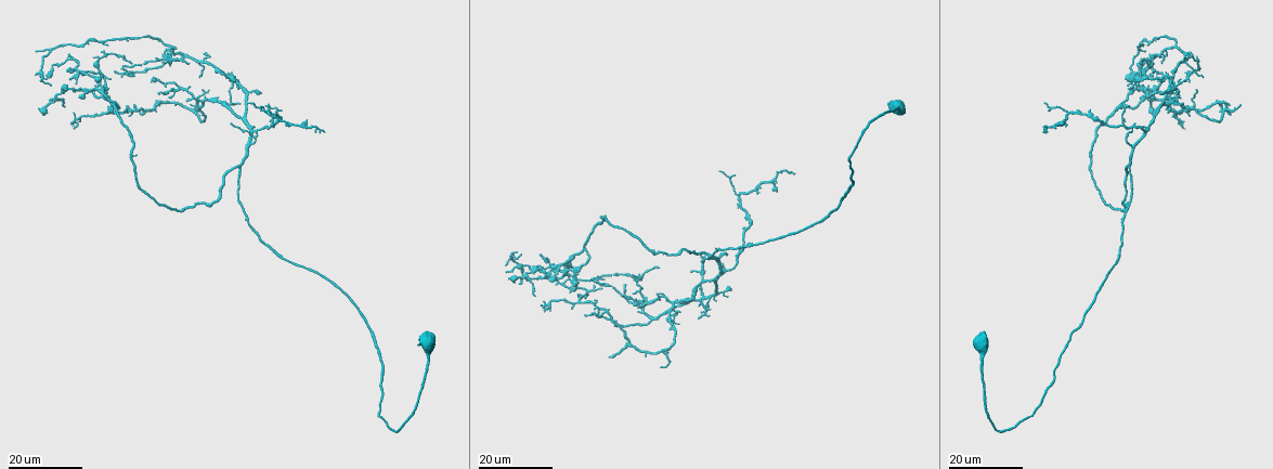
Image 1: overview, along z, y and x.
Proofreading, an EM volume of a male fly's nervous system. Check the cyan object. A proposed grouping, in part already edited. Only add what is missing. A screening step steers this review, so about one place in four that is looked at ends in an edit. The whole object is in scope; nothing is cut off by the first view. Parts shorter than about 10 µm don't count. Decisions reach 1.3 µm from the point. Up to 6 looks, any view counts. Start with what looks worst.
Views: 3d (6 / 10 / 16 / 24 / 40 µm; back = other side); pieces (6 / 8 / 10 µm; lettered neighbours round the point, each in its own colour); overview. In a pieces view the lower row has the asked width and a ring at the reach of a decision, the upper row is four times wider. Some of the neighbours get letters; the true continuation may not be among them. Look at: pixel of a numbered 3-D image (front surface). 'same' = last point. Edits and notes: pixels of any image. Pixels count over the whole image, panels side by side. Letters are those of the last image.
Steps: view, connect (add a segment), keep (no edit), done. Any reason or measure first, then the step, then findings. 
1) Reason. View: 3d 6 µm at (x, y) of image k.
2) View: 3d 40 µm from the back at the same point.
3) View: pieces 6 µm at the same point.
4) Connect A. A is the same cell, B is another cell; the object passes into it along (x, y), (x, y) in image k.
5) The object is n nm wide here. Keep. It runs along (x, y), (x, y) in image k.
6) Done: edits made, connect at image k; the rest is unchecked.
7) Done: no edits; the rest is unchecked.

Free end. View: 3d 16 µm at (1128, 82) of image 1.

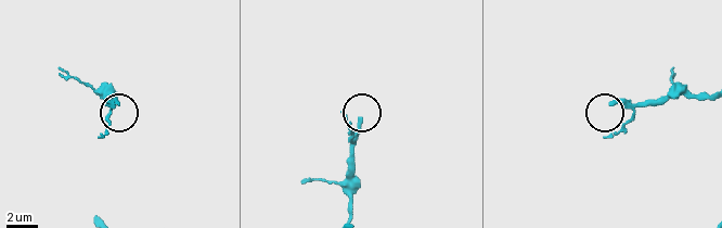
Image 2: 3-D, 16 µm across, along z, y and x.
What lies round it. View: pieces 10 µm at (116, 104) of image 2.

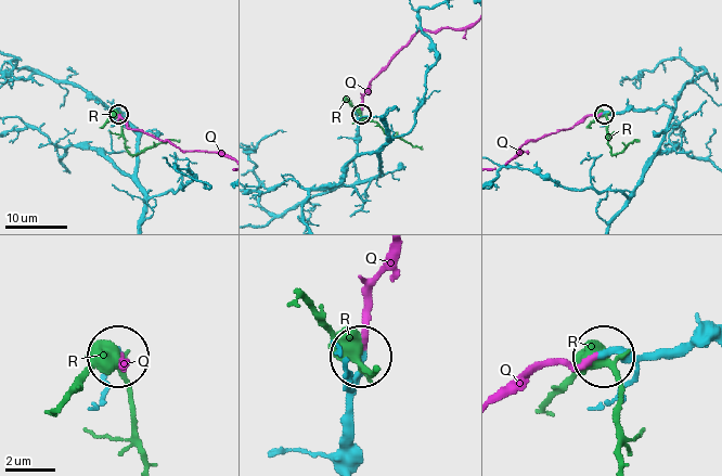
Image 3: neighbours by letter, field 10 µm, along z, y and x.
Connect Q. Q is the same cell, R is another cell; the object passes into it along (665, 348), (592, 354), (568, 367), (530, 367), (505, 385) in image 3; the neuron continues.

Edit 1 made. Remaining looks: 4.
View: overview.

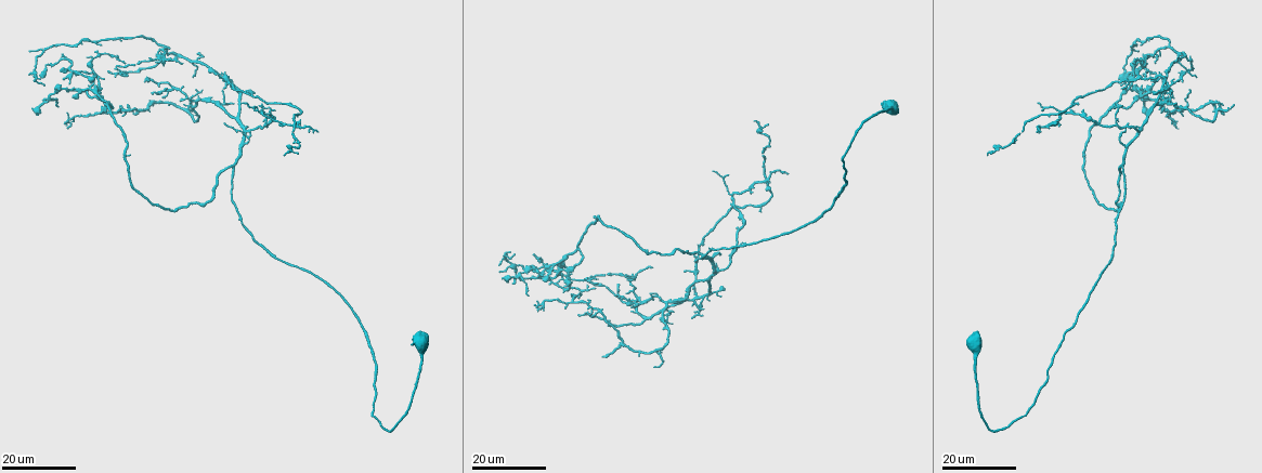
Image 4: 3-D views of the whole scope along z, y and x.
Free end. View: 3d 24 µm at (93, 51) of image 4.

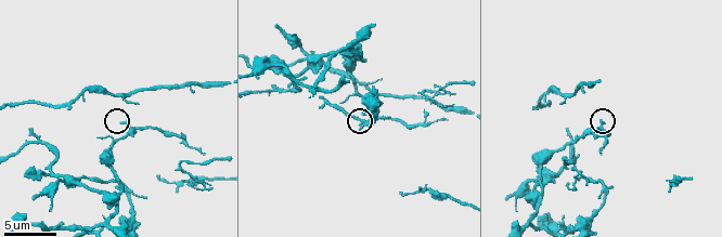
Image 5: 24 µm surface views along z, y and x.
View: pieces 8 µm at (602, 122) of image 5.

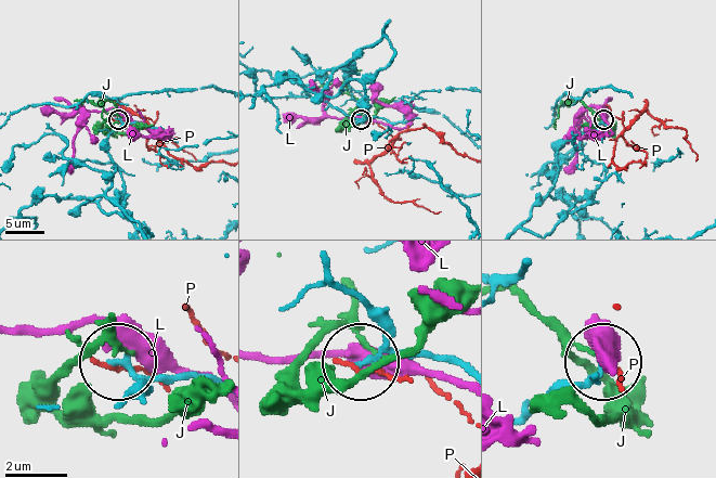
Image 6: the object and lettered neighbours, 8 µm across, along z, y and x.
Keep. J, L and P are other cells; it runs along (339, 284), (382, 338), (365, 361) in image 6; no lettered segment goes on from it.

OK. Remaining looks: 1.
Done: edits made, connect at image 3; the rest is unchecked.

